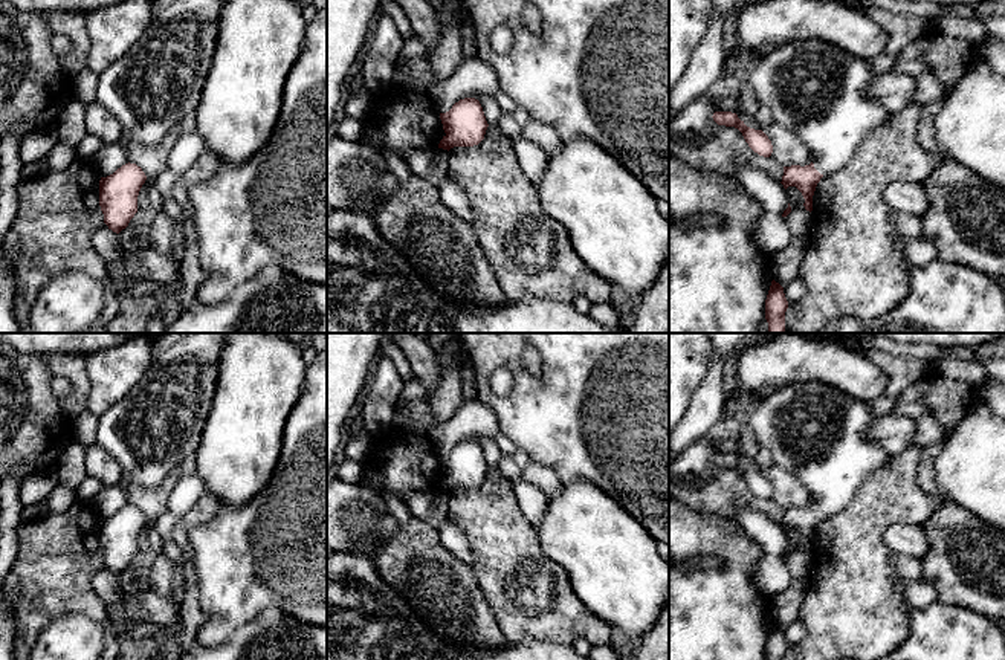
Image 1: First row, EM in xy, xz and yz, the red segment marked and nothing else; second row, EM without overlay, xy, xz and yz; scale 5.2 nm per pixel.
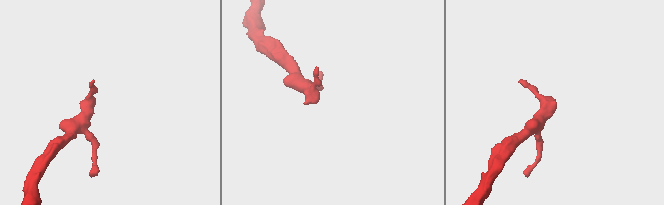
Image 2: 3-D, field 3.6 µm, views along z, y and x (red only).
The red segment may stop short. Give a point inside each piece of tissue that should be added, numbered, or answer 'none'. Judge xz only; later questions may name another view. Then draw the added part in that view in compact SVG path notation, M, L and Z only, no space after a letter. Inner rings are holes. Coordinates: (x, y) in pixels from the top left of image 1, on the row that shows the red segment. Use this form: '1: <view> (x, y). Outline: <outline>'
none

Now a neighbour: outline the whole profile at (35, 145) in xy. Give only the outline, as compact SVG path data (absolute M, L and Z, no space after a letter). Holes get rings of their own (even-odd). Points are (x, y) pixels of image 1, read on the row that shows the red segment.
M55 127L35 130L23 136L20 142L20 157L23 163L26 165L46 159L58 141Z

